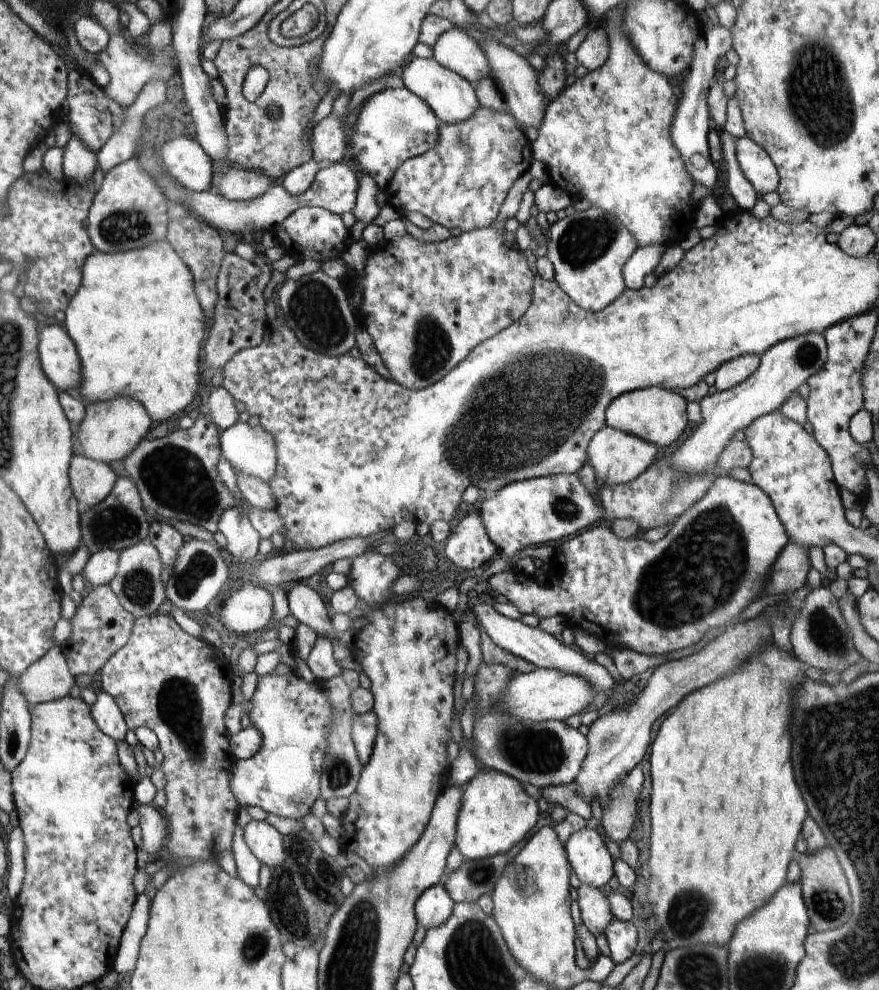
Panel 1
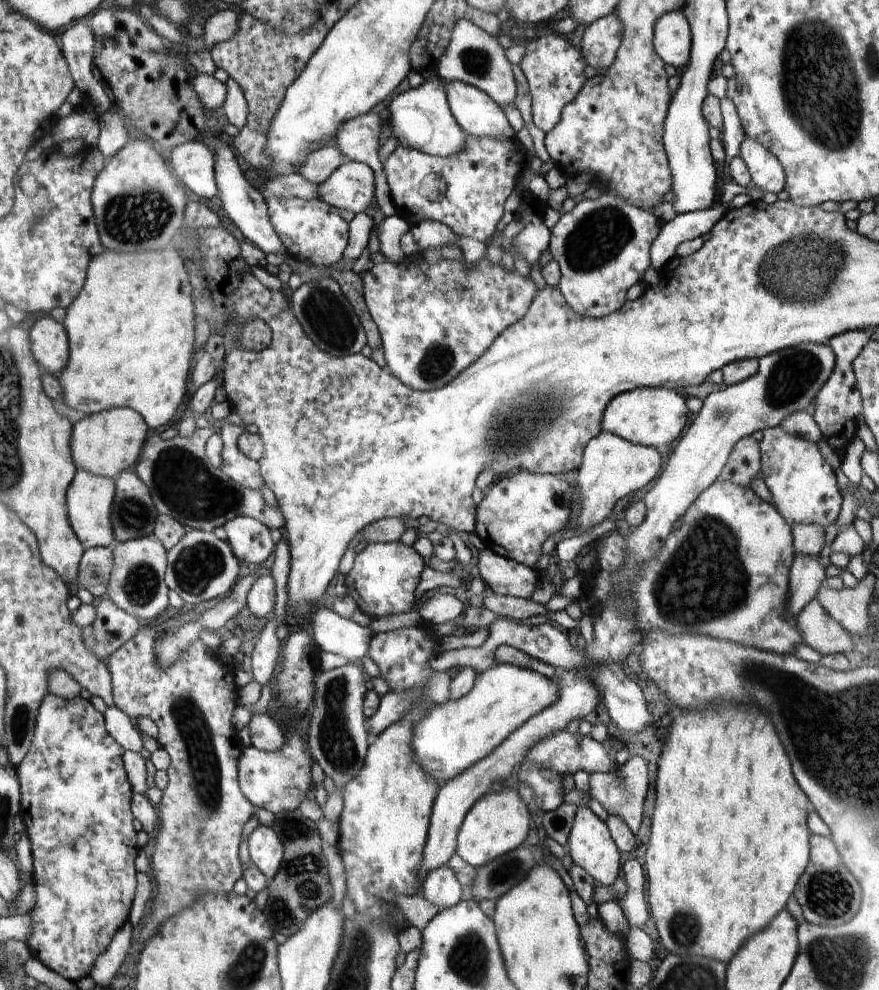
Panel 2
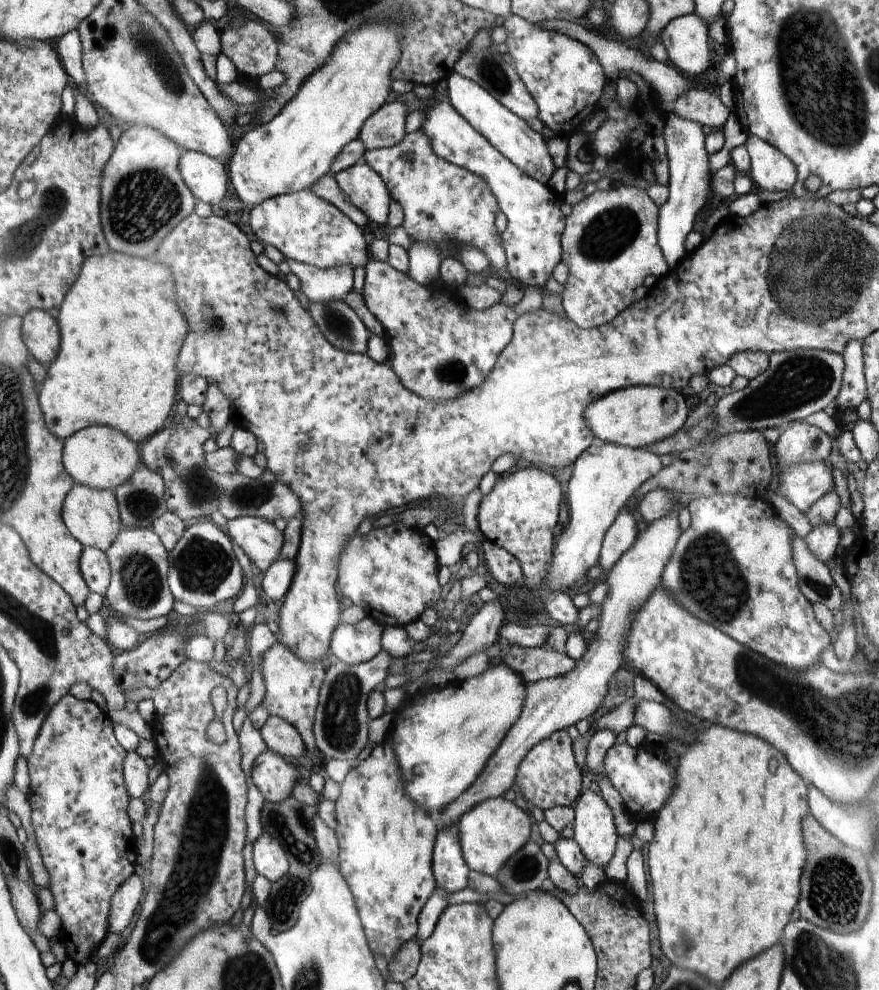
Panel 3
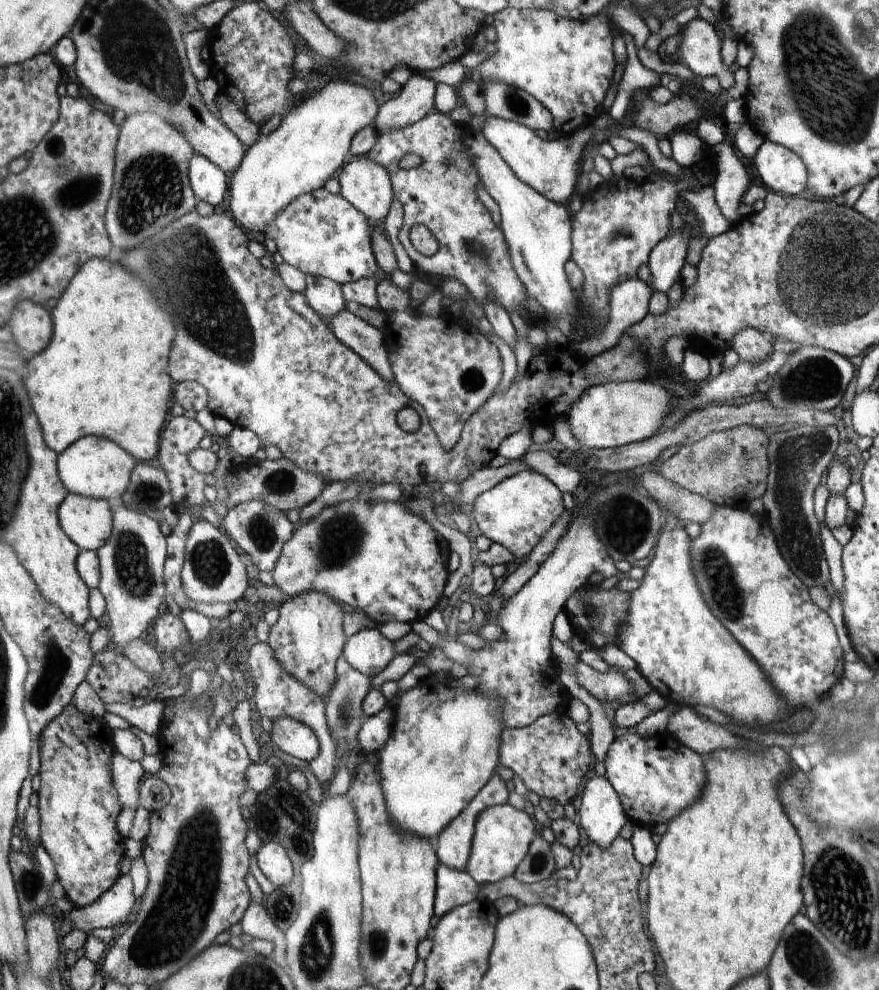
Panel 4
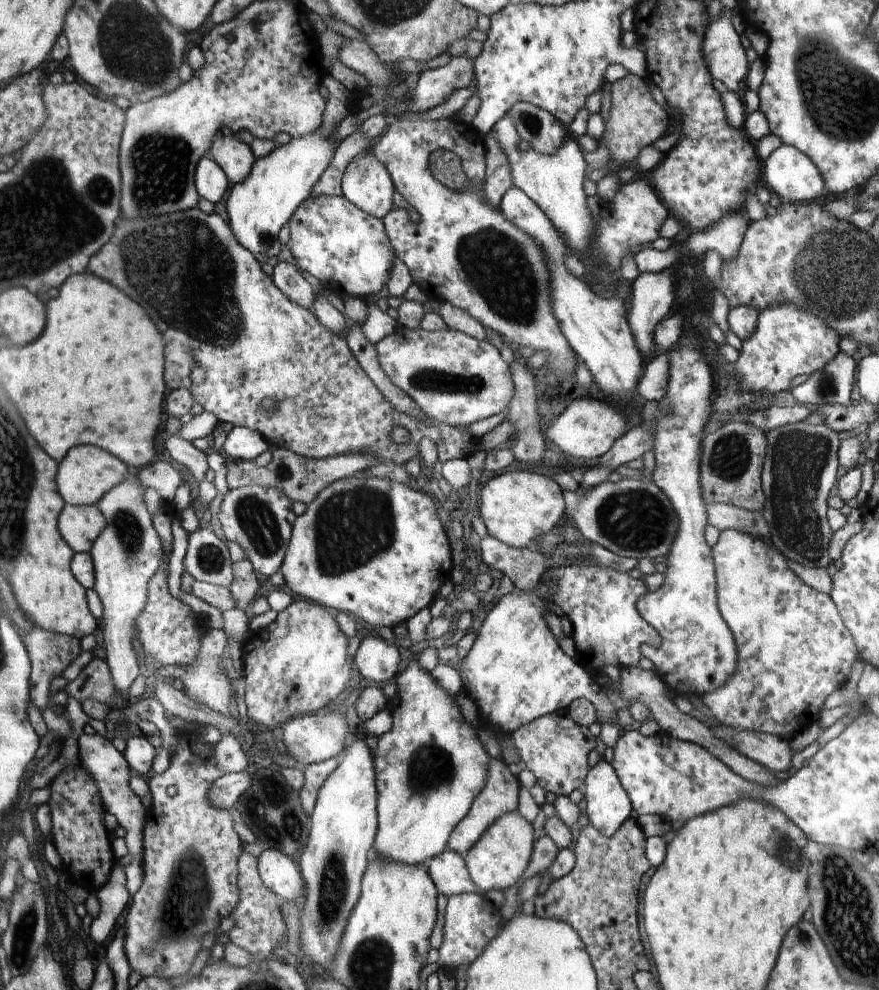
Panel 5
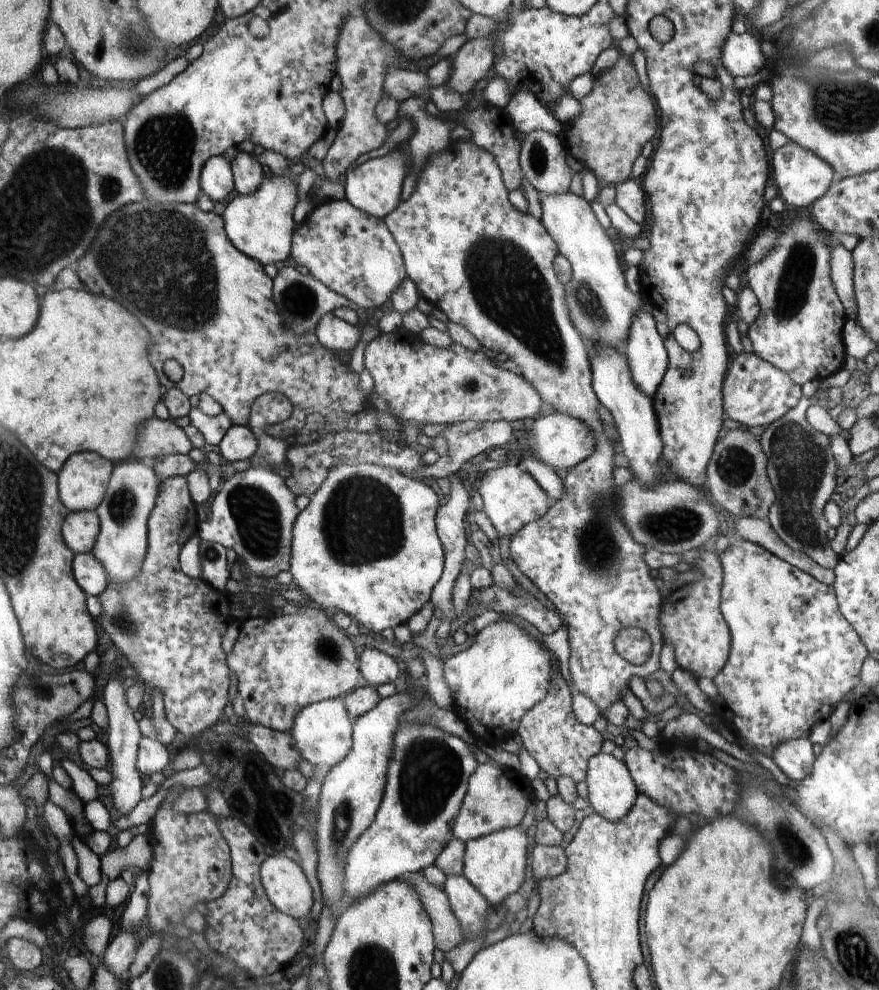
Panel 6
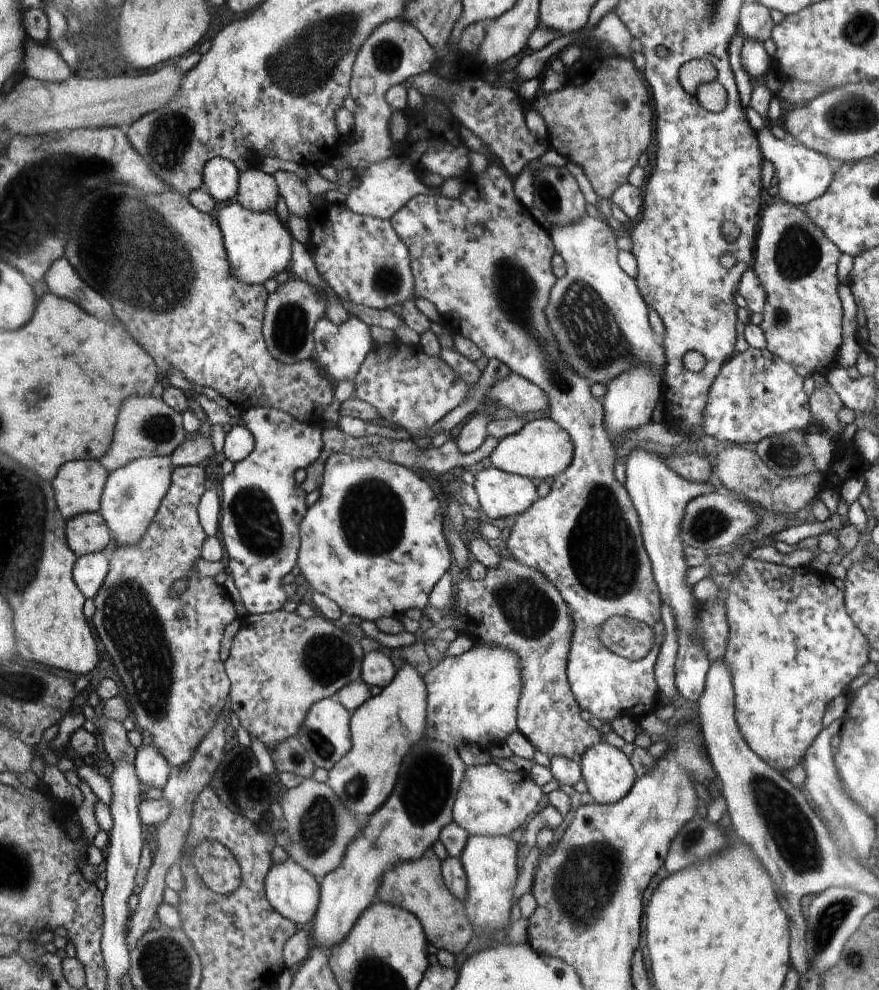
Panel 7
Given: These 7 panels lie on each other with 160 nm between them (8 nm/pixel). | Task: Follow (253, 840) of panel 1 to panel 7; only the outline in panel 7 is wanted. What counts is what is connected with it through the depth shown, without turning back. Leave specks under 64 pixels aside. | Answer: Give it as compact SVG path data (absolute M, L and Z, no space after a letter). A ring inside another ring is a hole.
M290 859L280 864L273 864L265 879L265 894L273 910L295 925L305 925L315 918L321 896L318 880Z

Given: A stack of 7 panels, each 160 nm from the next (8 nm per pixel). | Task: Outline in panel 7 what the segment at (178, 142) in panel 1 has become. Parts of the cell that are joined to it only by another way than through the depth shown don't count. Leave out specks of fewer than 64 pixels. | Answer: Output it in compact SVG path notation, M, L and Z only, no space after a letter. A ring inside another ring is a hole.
M214 157L204 168L204 189L220 202L232 200L238 192L238 170L231 160Z

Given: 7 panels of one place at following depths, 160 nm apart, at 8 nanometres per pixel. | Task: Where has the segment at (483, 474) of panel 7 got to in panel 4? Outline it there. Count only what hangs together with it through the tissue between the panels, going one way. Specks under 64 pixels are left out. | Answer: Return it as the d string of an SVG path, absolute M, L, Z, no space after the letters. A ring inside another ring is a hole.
M528 469L482 492L475 499L473 517L482 535L492 543L504 546L517 562L532 553L562 512L563 493L546 476Z

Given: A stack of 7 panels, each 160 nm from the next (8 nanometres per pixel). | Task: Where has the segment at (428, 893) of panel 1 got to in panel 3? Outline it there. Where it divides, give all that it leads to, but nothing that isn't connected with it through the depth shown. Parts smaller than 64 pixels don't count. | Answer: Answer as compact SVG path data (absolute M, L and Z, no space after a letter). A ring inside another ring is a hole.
M457 824L448 829L439 828L433 848L433 875L436 890L442 889L448 895L468 887L469 868L459 845Z

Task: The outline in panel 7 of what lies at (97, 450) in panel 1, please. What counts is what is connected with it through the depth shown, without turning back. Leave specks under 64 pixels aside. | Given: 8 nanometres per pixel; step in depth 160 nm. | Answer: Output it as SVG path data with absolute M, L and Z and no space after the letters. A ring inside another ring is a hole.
M98 460L70 461L52 481L58 510L66 522L85 513L99 513L108 471Z

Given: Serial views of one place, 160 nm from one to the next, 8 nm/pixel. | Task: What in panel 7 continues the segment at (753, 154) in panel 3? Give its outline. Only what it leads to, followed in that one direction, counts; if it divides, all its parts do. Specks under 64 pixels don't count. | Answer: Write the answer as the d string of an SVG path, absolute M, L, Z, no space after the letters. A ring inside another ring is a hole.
M770 125L758 131L757 138L763 160L771 162L778 175L781 201L804 208L812 200L826 193L834 179L828 157L790 139L784 141L776 139L772 135Z

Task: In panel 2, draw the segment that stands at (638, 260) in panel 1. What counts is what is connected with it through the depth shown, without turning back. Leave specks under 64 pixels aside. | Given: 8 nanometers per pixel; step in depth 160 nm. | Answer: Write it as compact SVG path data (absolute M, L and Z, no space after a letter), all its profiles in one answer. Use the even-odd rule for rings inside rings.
M720 205L711 206L691 213L678 213L673 220L662 222L649 250L650 266L659 271L665 262L676 256L675 250L682 242L690 242L710 232L723 213Z

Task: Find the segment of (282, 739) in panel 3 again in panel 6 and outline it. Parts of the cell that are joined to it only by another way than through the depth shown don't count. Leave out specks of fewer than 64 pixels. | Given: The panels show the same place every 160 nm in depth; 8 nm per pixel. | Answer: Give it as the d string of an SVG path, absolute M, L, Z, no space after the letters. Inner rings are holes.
M341 698L309 704L293 720L290 736L299 755L313 767L332 768L346 758L352 746L353 725Z

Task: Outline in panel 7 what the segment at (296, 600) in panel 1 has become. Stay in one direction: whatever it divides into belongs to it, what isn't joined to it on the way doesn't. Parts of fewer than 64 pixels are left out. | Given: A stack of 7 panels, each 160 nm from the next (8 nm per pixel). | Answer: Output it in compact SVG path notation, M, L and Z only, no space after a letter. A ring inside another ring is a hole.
M374 646L366 648L361 667L361 680L369 687L385 688L396 676L392 660Z

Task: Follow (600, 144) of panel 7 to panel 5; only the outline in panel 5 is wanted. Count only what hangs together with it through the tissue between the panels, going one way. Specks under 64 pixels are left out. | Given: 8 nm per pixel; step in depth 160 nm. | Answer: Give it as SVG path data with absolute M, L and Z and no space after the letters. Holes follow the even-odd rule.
M628 73L610 86L611 110L605 123L602 137L608 138L610 162L619 170L623 164L634 160L644 146L652 145L668 128L668 113L656 102L648 89L648 82L642 77Z

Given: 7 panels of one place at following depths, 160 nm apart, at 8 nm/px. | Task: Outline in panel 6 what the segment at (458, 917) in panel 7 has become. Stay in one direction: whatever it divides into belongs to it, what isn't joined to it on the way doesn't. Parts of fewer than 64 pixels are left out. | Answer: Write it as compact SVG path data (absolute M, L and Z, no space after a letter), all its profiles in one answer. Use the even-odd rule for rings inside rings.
M421 872L409 873L406 882L415 888L415 893L419 894L424 910L430 917L435 948L448 952L464 942L461 926L451 911L444 890L428 883Z

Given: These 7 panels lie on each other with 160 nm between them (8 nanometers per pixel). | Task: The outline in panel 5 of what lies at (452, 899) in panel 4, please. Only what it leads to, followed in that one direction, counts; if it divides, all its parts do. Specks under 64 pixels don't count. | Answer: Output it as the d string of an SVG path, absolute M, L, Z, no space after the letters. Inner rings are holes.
M448 847L428 860L426 869L436 888L448 898L464 893L483 894L470 878L465 859Z

